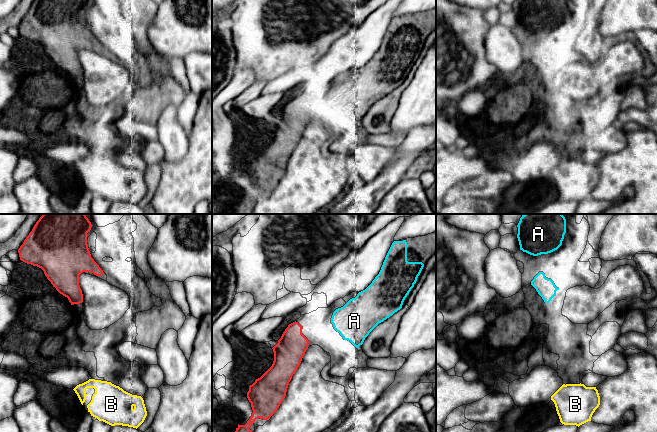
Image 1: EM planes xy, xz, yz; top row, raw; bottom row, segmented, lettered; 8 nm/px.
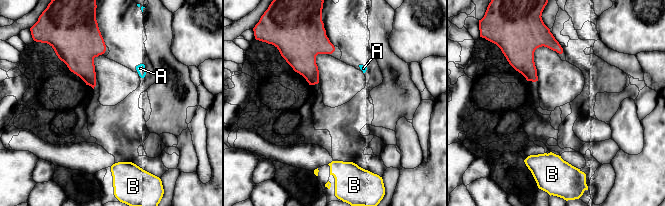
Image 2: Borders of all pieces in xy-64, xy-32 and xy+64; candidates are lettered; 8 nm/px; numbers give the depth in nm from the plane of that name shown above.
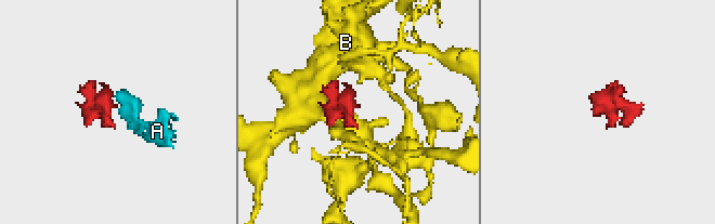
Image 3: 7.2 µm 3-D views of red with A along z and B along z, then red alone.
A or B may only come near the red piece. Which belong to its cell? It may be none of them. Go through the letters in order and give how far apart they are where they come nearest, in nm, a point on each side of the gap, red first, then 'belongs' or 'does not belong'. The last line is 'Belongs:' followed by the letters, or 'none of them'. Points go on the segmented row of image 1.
A: 240 nm | xz (307, 339), (333, 326) | belongs
B: 600 nm | xy (79, 303), (89, 379) | does not belong
Belongs: A

